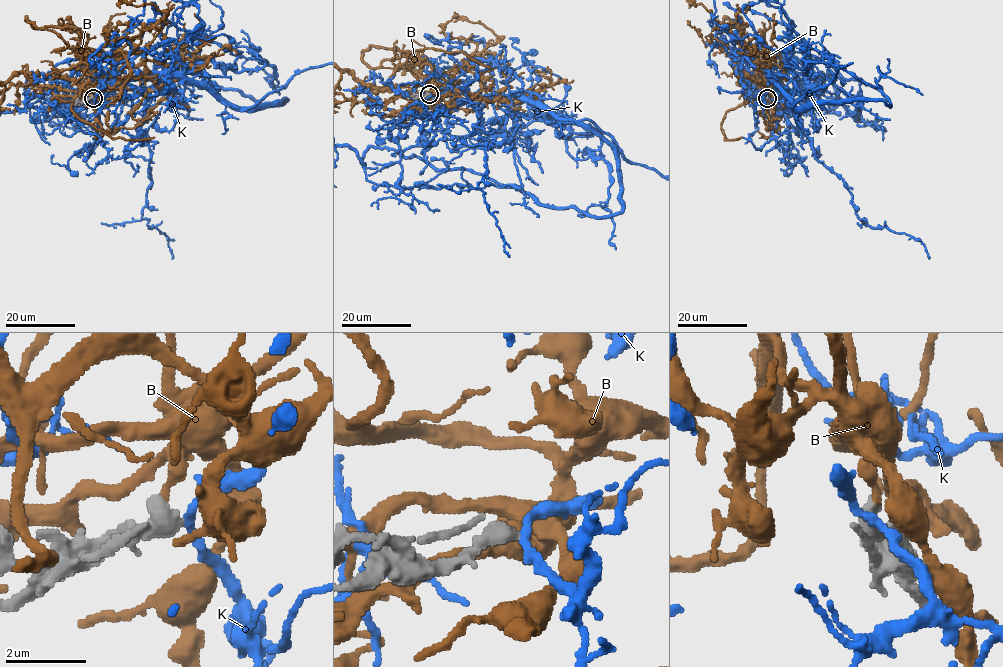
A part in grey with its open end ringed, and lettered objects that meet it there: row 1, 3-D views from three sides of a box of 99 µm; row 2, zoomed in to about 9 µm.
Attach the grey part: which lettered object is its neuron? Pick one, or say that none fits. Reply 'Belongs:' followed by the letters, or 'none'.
Belongs: none

